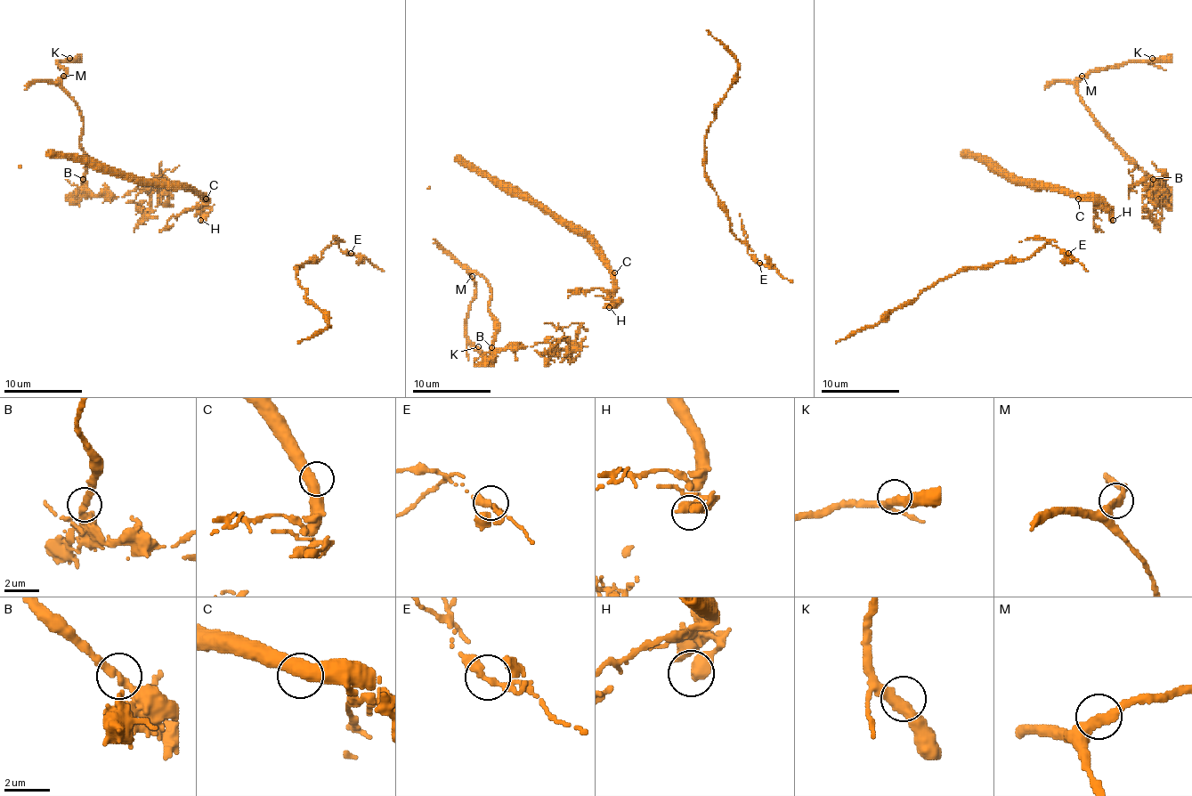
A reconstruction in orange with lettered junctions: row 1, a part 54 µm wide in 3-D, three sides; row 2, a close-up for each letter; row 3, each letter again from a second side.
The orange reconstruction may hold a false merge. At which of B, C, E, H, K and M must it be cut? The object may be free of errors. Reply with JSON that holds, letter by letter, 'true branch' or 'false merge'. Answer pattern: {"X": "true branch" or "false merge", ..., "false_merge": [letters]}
{"B": "false merge", "C": "true branch", "E": "true branch", "H": "true branch", "K": "true branch", "M": "true branch", "false_merge": ["B"]}

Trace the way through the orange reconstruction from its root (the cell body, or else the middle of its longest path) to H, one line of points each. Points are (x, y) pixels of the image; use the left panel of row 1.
H: (202, 207), (200, 220)

